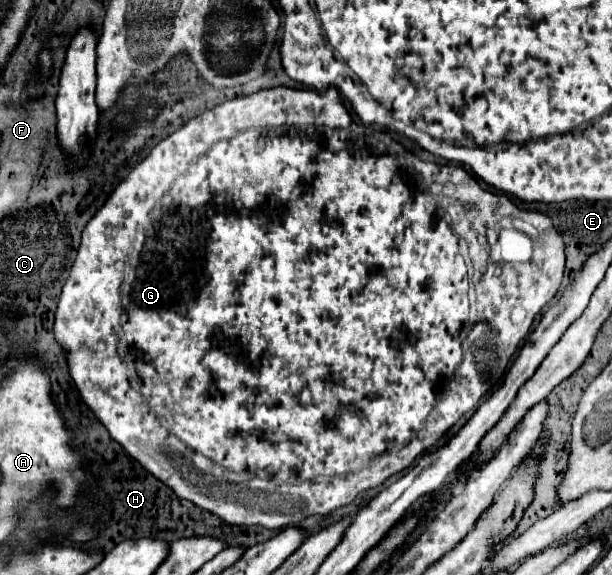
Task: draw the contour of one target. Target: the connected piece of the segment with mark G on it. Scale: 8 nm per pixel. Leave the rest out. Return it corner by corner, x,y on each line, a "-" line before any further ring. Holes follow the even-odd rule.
334,87
328,91
264,89
248,97
224,101
190,119
176,133
160,141
112,191
94,219
88,221
78,257
58,301
54,339
64,349
70,377
90,411
114,441
180,499
188,499
228,523
264,525
268,529
298,525
308,515
326,515
336,507
348,505
368,489
382,485
390,475
410,467
422,451
432,447
442,433
480,403
494,377
506,371
510,357
516,353
520,341
526,339
534,317
556,295
562,283
564,243
548,215
520,209
506,195
482,189
460,165
426,163
398,145
390,135
368,133
352,119
-
512,215
536,227
538,249
528,263
504,265
502,275
494,279
489,252
478,241
478,235
484,235
486,227
500,229
502,221
510,221
-
468,245
475,245
475,252
468,252
-
492,305
498,307
496,313
-
488,361
494,365
488,373
490,377
482,373
-
200,455
212,461
210,467
198,465

